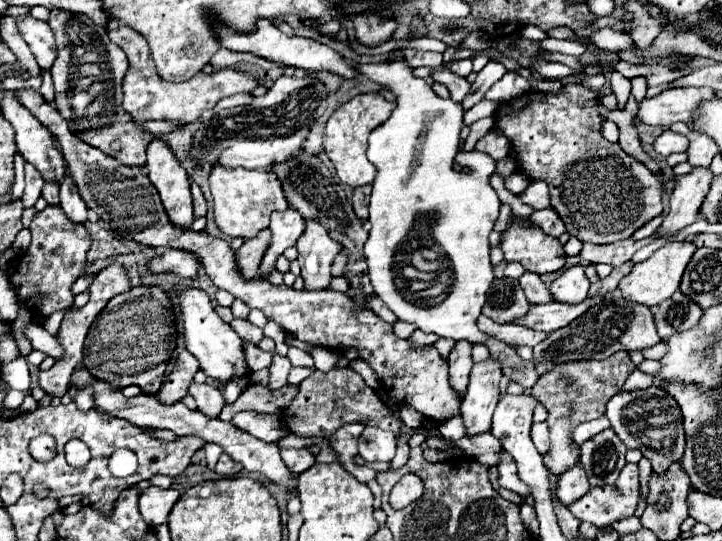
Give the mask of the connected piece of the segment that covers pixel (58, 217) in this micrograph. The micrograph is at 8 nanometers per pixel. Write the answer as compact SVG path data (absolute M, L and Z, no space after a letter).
M47 206L45 210L37 212L29 230L29 250L15 262L9 282L25 308L29 308L39 318L47 318L53 312L63 312L73 306L75 296L71 292L71 286L87 264L87 252L93 240L85 224L67 220L65 212L59 206Z

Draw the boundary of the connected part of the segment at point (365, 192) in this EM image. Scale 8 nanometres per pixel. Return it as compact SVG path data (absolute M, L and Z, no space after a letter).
M365 184L363 188L355 188L355 190L353 190L353 198L351 198L351 202L353 202L355 214L357 214L361 220L365 220L365 218L367 218L369 194L371 194L371 186L369 186L369 184Z

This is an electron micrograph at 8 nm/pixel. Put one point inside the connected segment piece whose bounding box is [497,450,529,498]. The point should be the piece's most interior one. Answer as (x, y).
(508, 478)

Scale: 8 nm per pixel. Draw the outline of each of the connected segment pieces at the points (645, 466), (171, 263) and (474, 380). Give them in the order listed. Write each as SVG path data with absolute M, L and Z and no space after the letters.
M647 458L639 460L639 476L641 476L641 496L647 496L647 476L651 474L651 462Z
M165 250L163 254L149 260L151 272L175 272L177 276L183 278L197 276L199 268L201 268L199 260L195 260L191 252L183 252L183 250Z
M493 356L473 364L469 386L461 404L461 416L467 426L467 436L481 434L491 428L491 416L495 404L499 402L501 376L503 366Z

